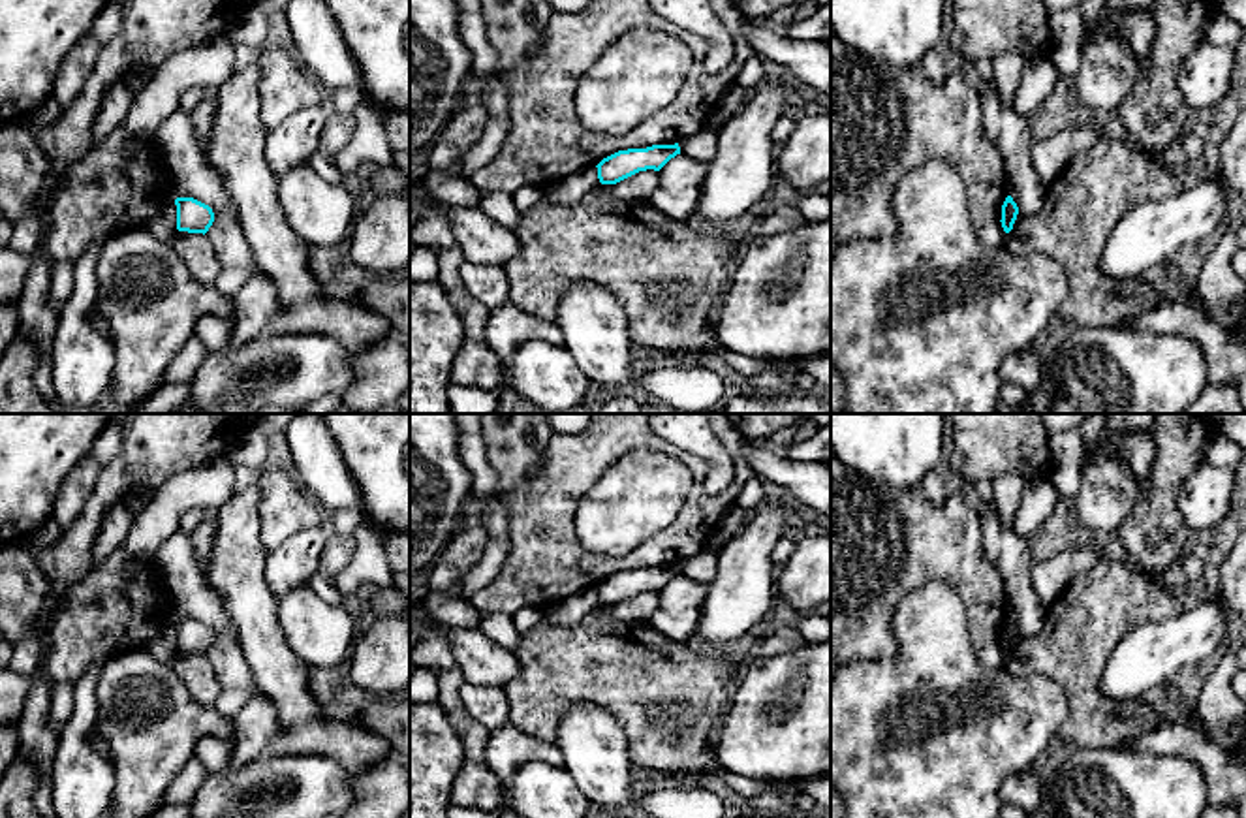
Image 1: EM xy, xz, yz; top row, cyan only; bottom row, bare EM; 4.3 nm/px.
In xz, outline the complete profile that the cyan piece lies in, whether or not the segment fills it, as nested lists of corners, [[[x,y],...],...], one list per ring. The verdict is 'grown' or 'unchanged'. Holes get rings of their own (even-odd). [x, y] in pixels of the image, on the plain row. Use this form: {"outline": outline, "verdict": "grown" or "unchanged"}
{"outline": [[[678,564],[618,572],[596,587],[598,600],[601,606],[616,606],[639,592],[660,592],[677,575],[680,575]]], "verdict": "unchanged"}

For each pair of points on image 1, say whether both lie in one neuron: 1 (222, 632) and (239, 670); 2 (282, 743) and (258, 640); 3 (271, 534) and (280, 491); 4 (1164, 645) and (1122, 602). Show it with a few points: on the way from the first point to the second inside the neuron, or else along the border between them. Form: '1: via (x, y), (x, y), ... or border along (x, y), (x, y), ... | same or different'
1: via (226, 642), (226, 657), (230, 660) | same
2: via (292, 717), (290, 692), (275, 666) | same
3: via (279, 523), (280, 503) | same
4: border along (1183, 608), (1169, 617), (1134, 627), (1111, 655) | different

